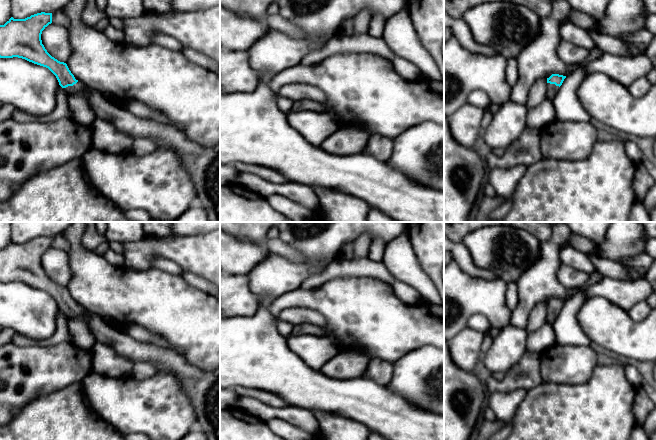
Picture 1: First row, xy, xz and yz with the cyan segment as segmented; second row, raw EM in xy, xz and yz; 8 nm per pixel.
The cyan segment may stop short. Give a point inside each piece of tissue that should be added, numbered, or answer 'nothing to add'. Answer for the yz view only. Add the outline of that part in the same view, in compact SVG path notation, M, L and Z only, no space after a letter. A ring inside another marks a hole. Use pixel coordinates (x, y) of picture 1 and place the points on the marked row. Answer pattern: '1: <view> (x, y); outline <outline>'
1: yz (552, 89); outline M547 83L547 93L546 93L546 96L553 100L557 94L559 90L559 86L556 86L555 84L550 84L550 83Z

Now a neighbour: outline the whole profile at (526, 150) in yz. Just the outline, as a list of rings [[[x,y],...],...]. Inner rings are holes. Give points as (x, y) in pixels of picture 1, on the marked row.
[[[527,126],[517,140],[505,149],[502,156],[497,156],[491,151],[487,156],[487,166],[490,170],[509,169],[516,165],[528,167],[542,159],[540,131]]]

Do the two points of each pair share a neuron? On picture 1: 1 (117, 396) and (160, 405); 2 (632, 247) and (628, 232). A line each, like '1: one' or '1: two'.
1: one
2: one

